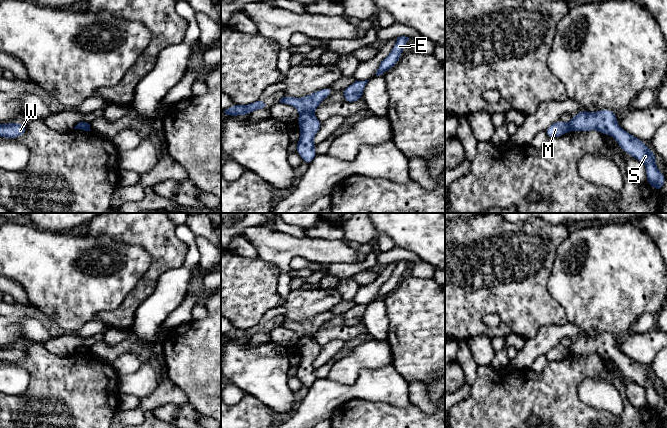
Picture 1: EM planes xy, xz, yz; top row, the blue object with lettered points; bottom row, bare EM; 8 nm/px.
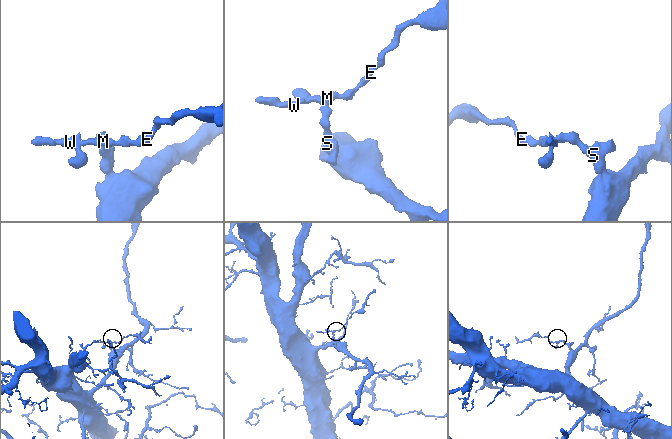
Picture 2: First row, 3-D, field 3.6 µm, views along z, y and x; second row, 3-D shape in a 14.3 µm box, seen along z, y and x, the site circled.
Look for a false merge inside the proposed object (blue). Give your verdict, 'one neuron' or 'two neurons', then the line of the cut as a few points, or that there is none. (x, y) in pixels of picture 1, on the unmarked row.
two neurons | xz (313, 336), (302, 336), (300, 338)

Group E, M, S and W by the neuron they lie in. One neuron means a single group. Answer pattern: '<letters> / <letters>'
E M W / S

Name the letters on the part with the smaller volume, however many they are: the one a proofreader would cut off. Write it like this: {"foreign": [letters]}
{"foreign": ["E", "M", "W"]}

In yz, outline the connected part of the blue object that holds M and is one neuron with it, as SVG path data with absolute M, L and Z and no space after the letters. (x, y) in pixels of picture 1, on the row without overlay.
M562 344L551 348L545 355L548 362L560 361L570 355L569 349Z

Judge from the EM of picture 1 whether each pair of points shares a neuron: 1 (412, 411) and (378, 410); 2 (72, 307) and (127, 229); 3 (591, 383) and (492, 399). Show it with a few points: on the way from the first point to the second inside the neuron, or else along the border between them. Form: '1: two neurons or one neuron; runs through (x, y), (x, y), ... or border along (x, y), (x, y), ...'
1: one neuron; runs through (404, 413), (386, 413)
2: two neurons; border along (97, 235), (112, 236), (142, 248)
3: two neurons; border along (602, 379), (585, 378), (578, 386)

